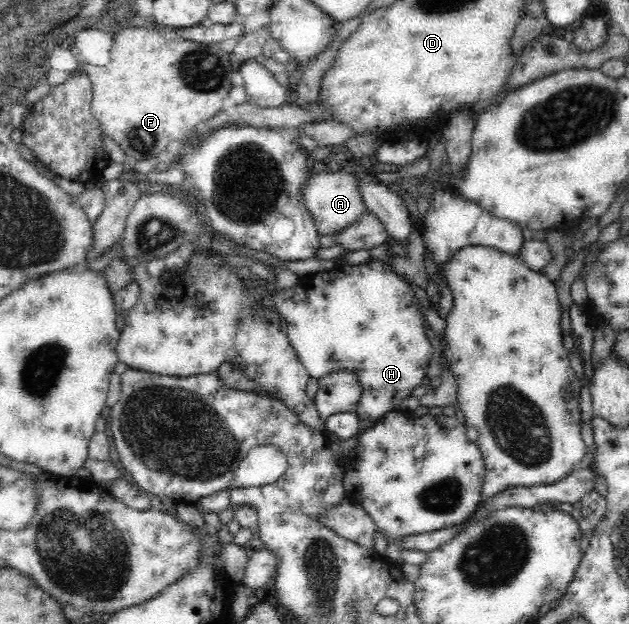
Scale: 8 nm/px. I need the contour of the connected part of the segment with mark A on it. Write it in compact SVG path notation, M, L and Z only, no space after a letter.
M332 172L312 175L312 179L309 177L305 179L303 185L297 190L297 194L306 211L310 212L318 233L323 236L337 236L339 233L332 233L332 231L346 229L367 211L360 190L358 190L358 178L352 173Z

